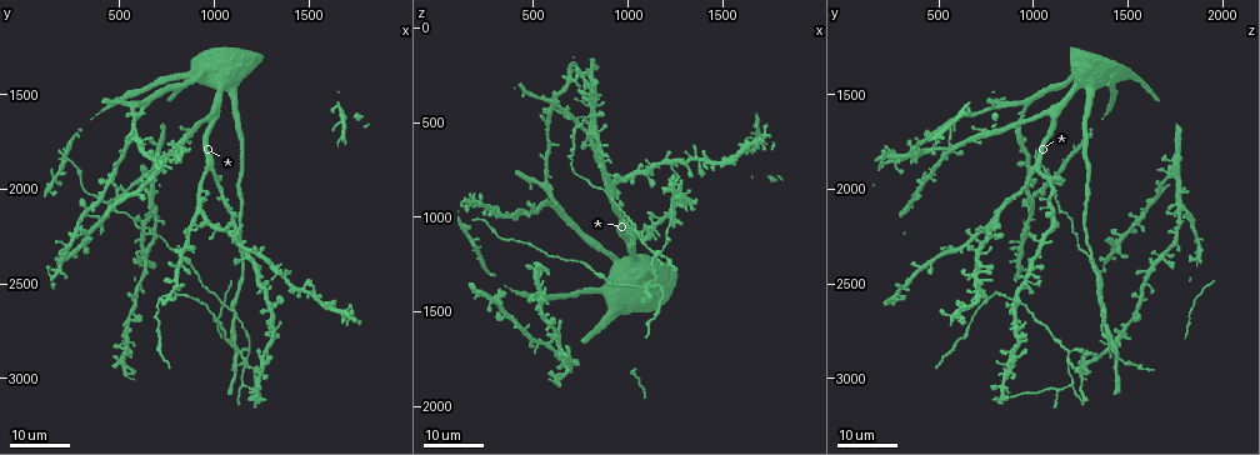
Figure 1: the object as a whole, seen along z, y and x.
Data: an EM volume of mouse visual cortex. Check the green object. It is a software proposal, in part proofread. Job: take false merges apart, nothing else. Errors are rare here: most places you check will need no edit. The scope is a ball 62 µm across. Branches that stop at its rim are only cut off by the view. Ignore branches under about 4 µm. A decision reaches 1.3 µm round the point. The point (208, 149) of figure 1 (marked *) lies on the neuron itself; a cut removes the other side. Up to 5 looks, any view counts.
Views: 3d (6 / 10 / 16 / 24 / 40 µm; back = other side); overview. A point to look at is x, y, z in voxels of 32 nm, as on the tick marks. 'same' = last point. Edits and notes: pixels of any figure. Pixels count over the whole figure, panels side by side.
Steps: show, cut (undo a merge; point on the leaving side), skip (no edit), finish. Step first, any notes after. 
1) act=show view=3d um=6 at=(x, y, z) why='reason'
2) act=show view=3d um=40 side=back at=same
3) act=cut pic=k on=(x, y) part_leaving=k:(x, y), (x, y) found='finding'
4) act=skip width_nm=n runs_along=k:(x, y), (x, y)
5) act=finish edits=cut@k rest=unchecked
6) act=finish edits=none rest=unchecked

act=show view=3d um=16 at=(1060, 2640, 1370)

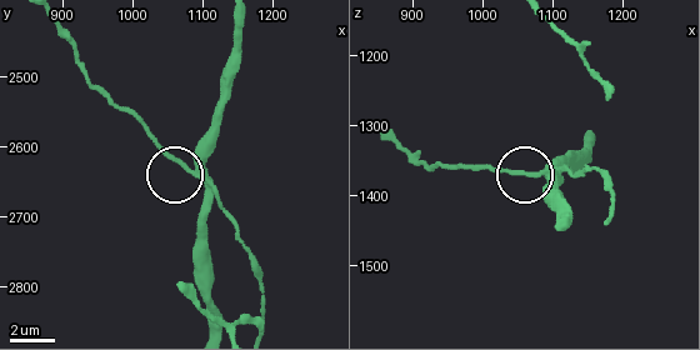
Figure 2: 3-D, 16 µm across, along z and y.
act=show view=3d um=6 at=(1075, 2630, 1370) why='closer look'

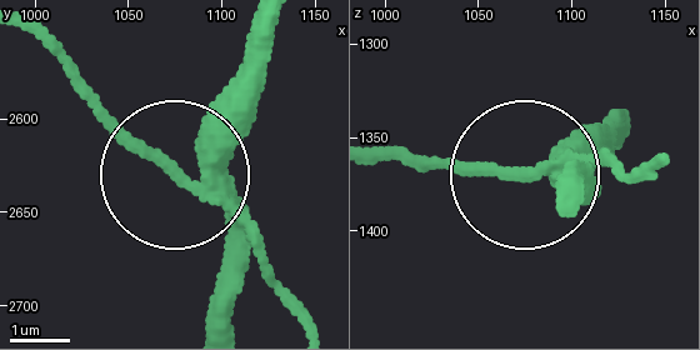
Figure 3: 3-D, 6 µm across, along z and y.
act=show view=3d um=6 side=back at=(1072, 2626, 1370)

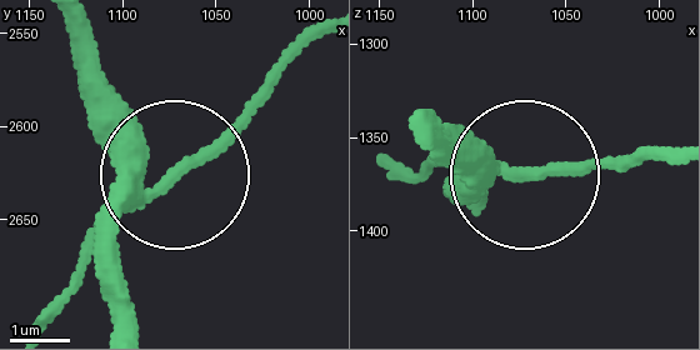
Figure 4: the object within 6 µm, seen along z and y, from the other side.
act=skip found='continuous, no second neuron'

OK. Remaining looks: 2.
act=show view=3d um=16 at=(1170, 2920, 1190) why='three arms meet'

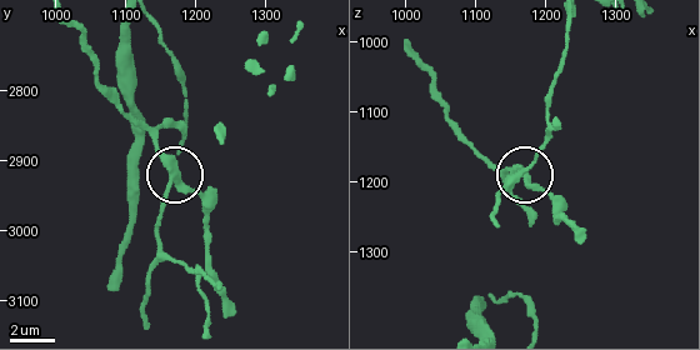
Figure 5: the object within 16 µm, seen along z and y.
act=show view=3d um=10 at=(1180, 2930, 1205) why='closer look'

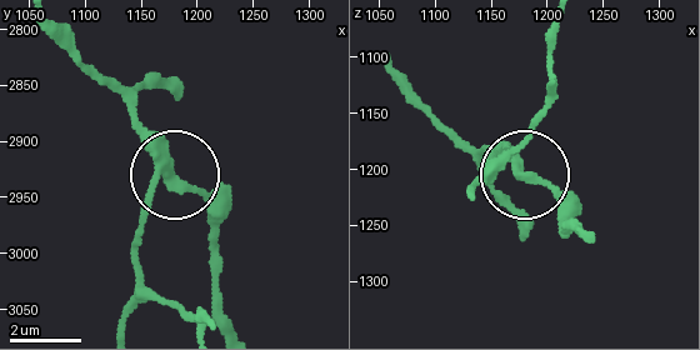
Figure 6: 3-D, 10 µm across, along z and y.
act=skip runs_along=6:(214, 325), (148, 286), (139, 233), (175, 176), (216, 230) found='one neuron here'

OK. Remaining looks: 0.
act=finish edits=none rest=unchecked

